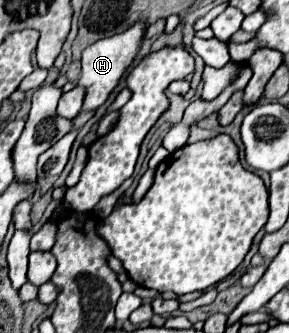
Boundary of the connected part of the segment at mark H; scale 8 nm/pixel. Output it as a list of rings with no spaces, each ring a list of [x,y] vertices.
[[[136,24],[136,26],[128,28],[126,32],[120,32],[120,34],[110,36],[110,38],[102,38],[84,50],[82,72],[80,72],[80,80],[78,80],[78,86],[82,86],[86,90],[82,112],[96,110],[106,102],[108,94],[114,90],[118,80],[124,76],[124,72],[130,68],[130,64],[140,48],[142,36],[144,36],[144,24]]]

